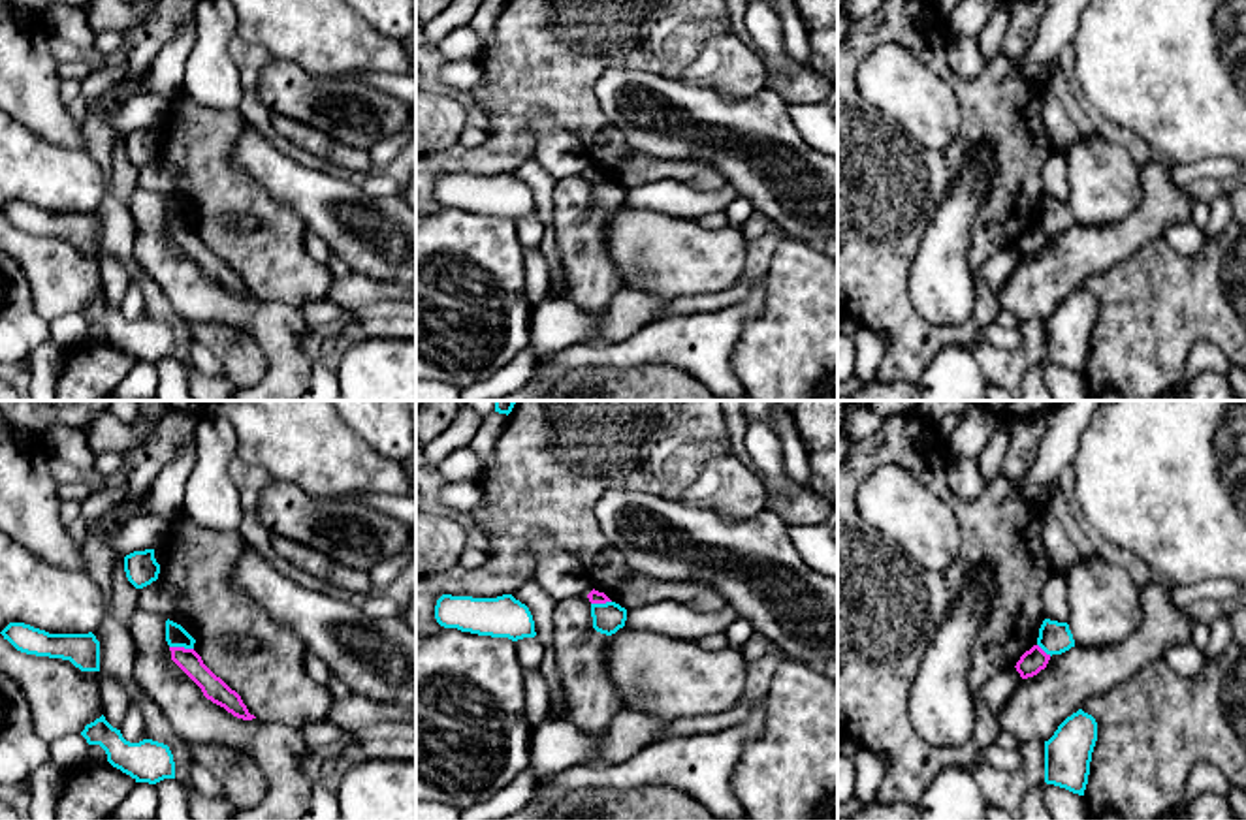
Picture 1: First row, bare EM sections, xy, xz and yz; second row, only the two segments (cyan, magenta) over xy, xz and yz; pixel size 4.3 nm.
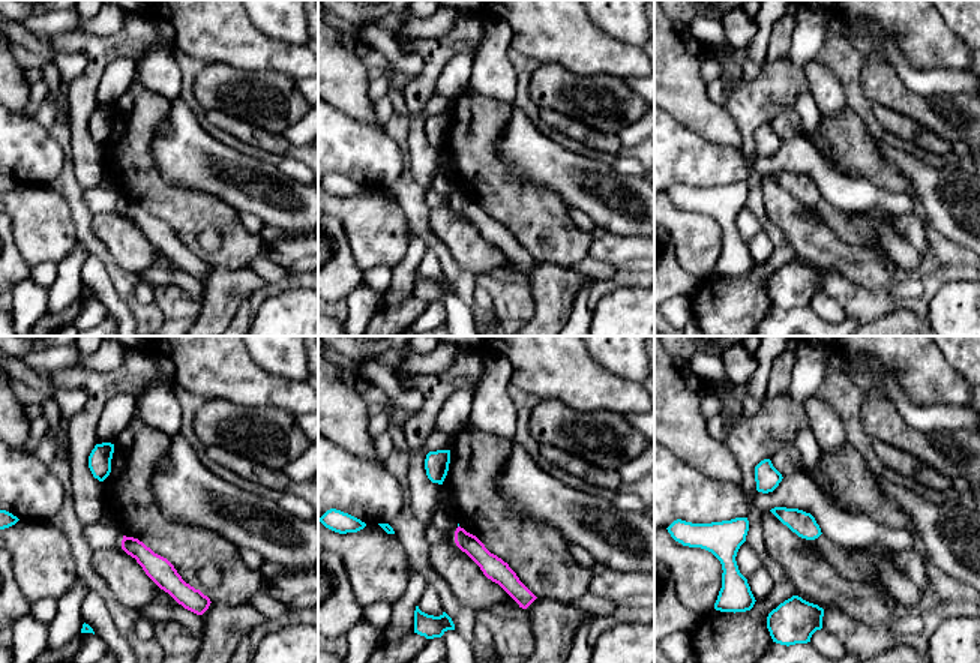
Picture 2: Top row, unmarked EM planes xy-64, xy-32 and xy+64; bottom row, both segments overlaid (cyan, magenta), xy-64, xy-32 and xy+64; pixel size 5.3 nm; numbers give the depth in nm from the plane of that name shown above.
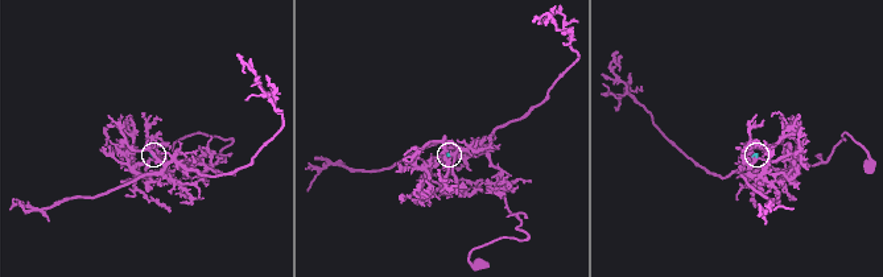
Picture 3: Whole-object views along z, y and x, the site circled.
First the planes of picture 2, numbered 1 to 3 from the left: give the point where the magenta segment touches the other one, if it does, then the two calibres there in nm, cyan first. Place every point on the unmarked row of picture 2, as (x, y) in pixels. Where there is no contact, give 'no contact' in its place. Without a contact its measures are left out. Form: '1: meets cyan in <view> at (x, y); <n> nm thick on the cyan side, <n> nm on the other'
1: no contact
2: no contact
3: no contact

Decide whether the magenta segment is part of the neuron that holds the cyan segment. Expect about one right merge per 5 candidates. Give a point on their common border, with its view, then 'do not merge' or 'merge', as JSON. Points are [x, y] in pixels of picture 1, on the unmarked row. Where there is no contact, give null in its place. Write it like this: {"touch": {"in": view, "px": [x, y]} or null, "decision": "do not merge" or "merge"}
{"touch": {"in": "xy", "px": [181, 224]}, "decision": "do not merge"}

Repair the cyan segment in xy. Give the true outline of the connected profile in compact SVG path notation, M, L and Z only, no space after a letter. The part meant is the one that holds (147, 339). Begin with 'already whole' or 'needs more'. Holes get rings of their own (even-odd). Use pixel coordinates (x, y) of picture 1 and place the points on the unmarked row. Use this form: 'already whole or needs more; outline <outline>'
already whole; outline M104 293L87 303L81 314L88 323L100 323L107 340L136 361L156 363L164 357L175 357L175 340L168 323L152 318L130 322Z

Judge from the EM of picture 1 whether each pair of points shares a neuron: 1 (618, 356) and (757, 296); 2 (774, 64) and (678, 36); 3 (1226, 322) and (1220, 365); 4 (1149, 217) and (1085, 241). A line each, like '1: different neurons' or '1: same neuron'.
1: same neuron
2: different neurons
3: different neurons
4: same neuron

